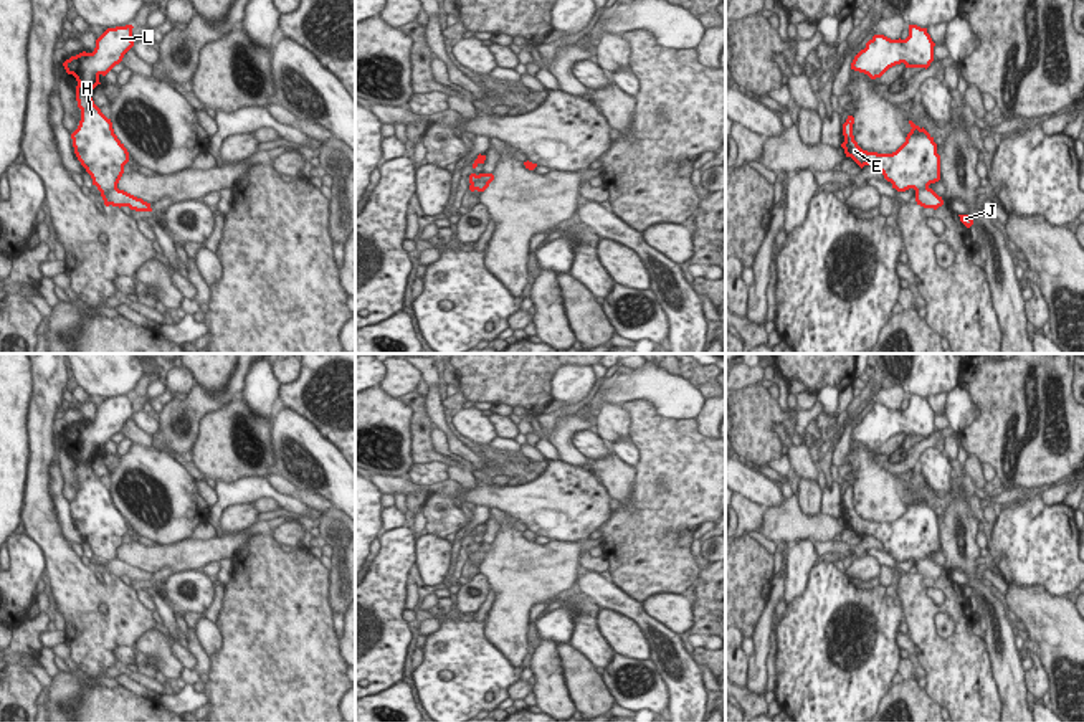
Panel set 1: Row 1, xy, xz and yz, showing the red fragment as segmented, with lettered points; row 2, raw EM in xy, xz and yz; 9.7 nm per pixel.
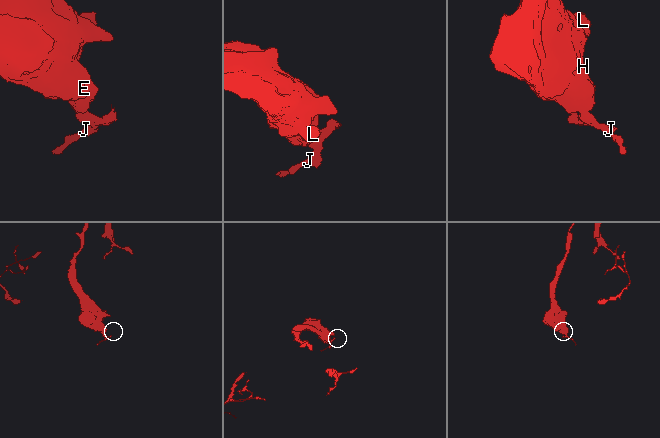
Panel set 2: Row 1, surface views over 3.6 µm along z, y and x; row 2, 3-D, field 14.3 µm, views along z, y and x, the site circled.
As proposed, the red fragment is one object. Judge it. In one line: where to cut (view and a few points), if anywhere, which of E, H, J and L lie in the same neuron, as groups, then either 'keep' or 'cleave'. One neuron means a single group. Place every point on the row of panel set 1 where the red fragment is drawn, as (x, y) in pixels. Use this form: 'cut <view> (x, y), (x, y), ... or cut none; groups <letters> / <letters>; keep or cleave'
cut xy (116, 187), (101, 192); groups E H L / J; cleave

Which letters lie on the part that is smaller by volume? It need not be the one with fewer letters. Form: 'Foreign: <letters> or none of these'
Foreign: J.

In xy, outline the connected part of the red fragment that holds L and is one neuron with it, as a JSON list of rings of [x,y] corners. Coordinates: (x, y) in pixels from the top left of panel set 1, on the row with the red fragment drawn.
[[[132,25],[107,28],[97,40],[93,53],[79,53],[63,63],[68,74],[78,81],[76,101],[81,109],[78,129],[71,134],[78,160],[93,178],[99,192],[112,192],[129,162],[129,152],[117,139],[111,119],[94,104],[93,89],[124,55],[134,46]]]

